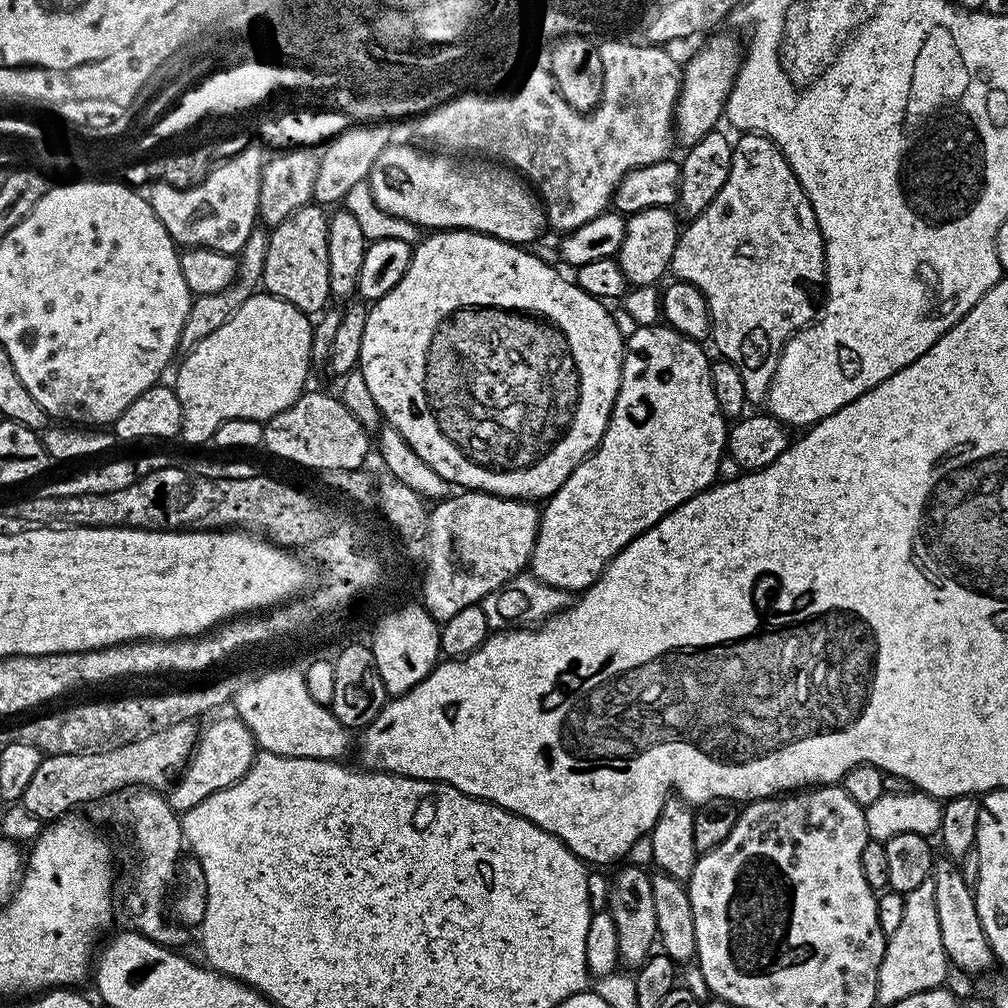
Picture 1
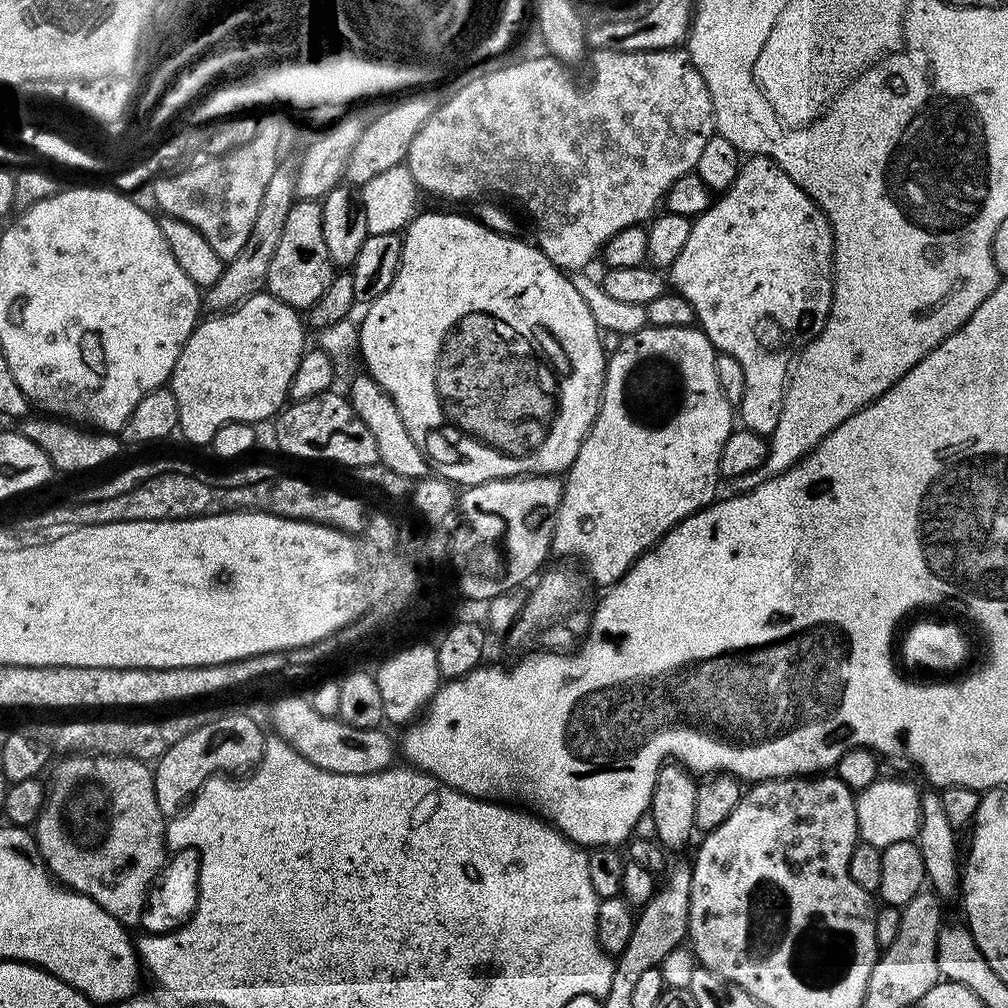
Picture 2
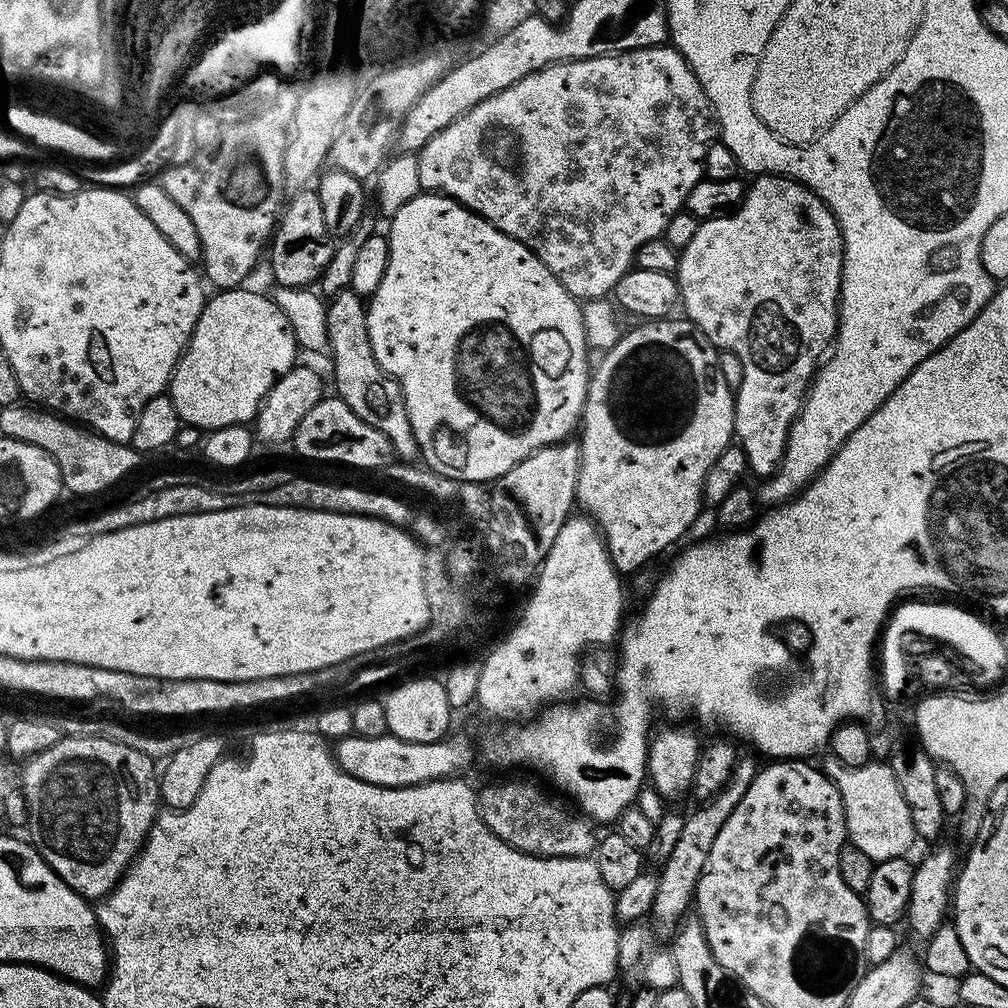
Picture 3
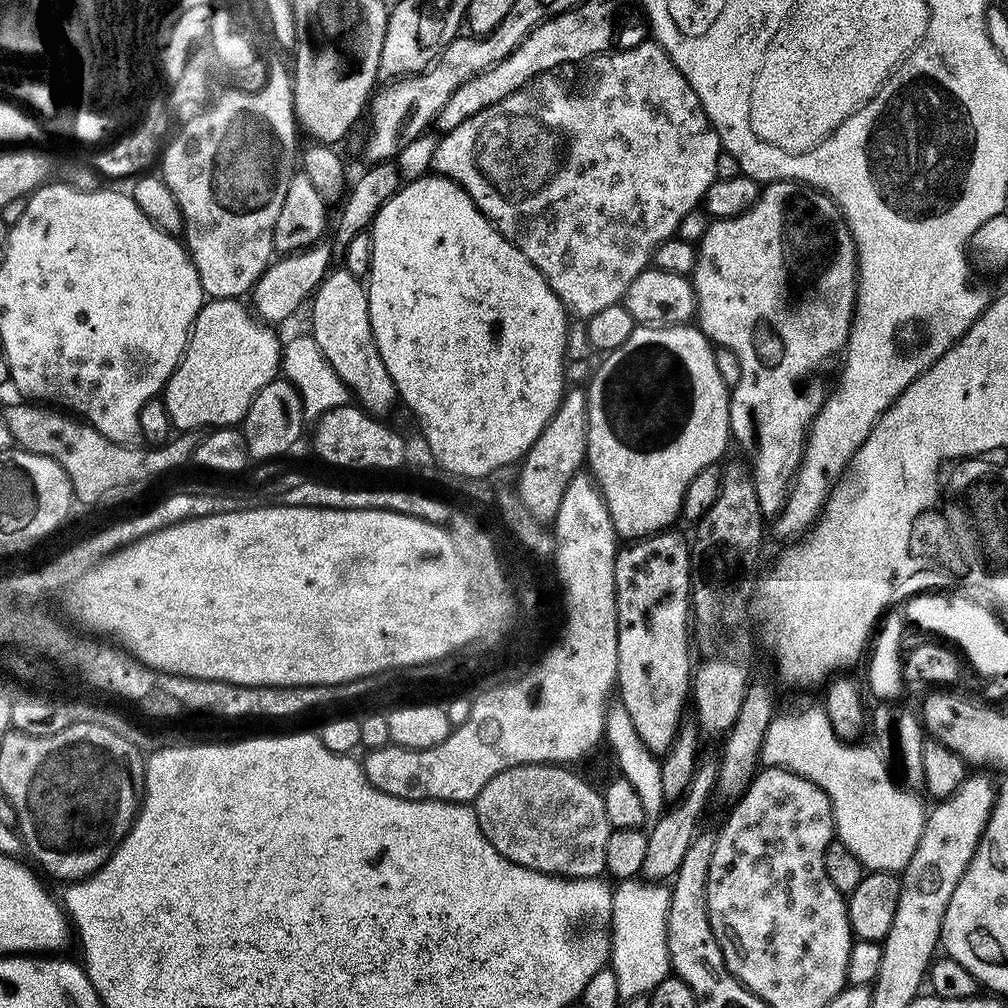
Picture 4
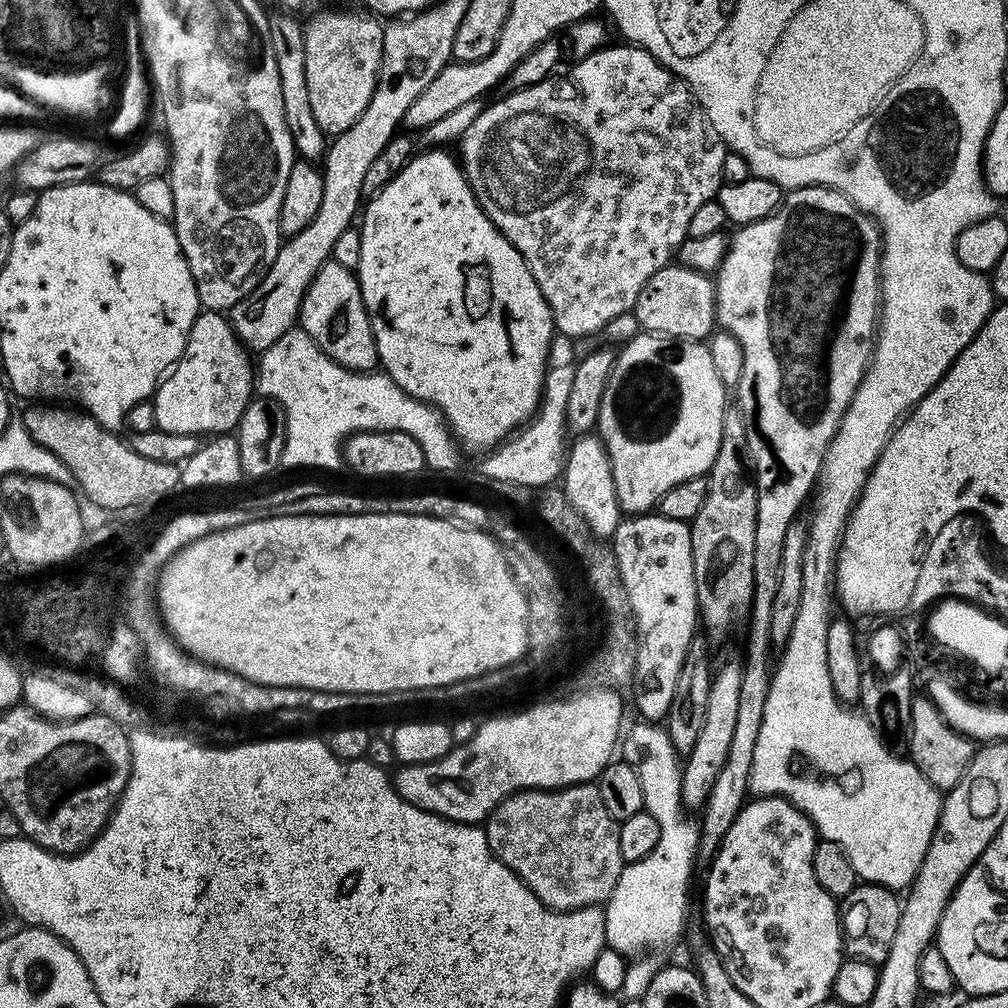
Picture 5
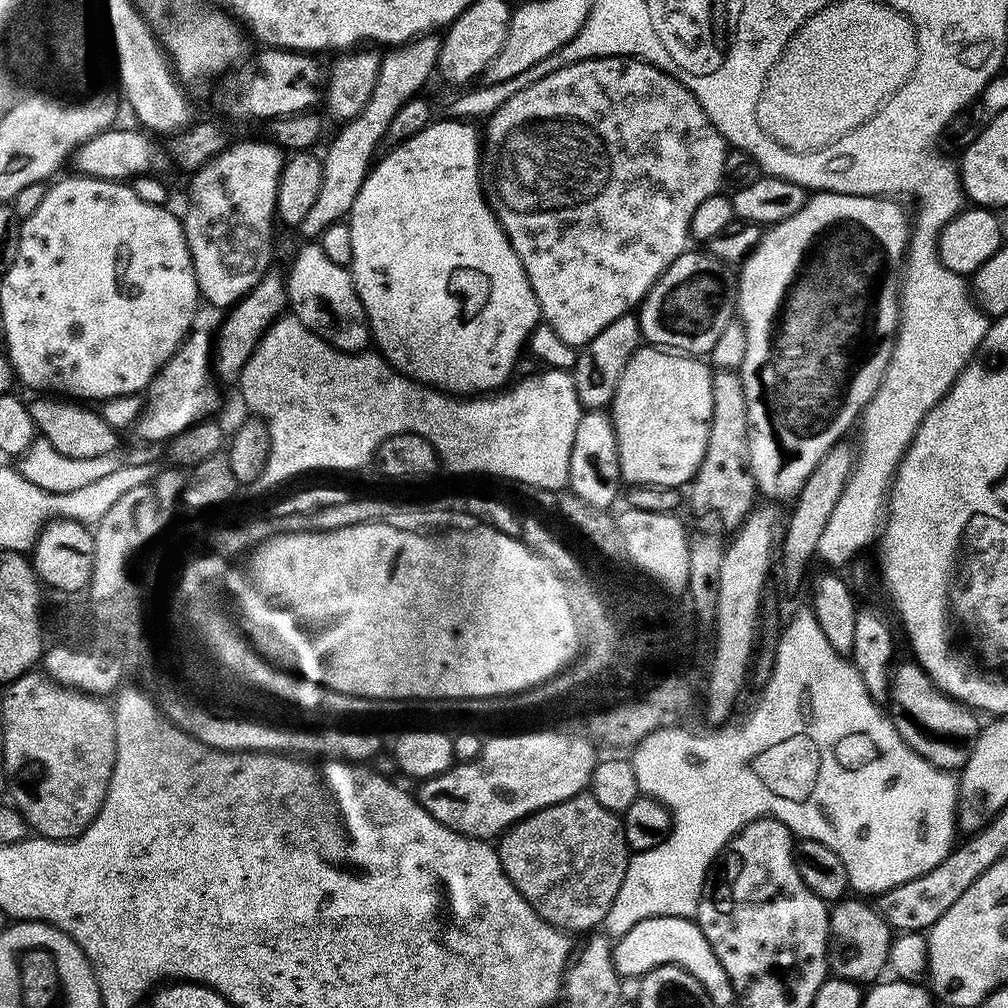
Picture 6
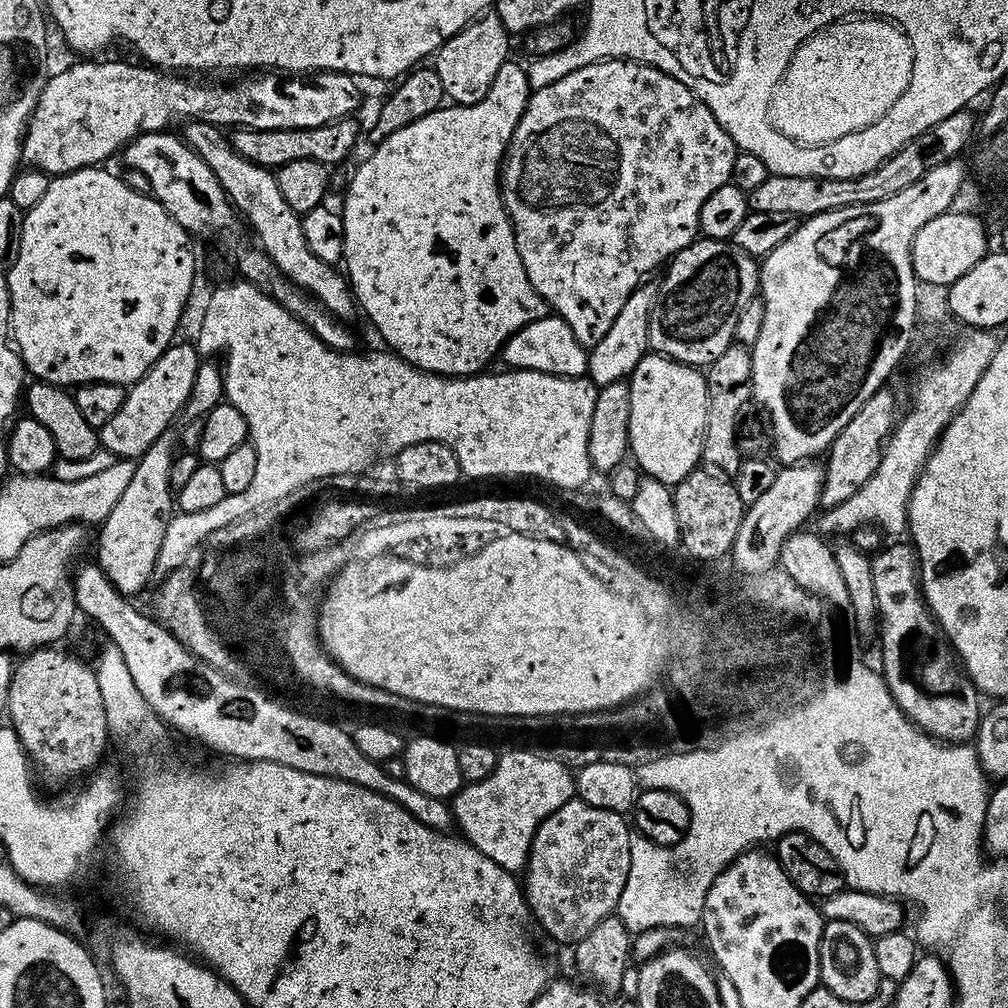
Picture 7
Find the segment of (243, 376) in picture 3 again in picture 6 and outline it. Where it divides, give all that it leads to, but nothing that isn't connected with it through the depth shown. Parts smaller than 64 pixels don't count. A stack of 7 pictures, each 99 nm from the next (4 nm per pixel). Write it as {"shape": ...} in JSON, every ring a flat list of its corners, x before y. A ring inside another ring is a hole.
{"shape":[[189,331,180,349,161,366,152,383,148,385,144,408,134,425,134,432,140,435,138,437,141,441,171,441,199,425,196,423,203,416,208,416,215,410,220,396,216,393,217,385,212,371,213,345,210,343,210,336,196,331]]}

